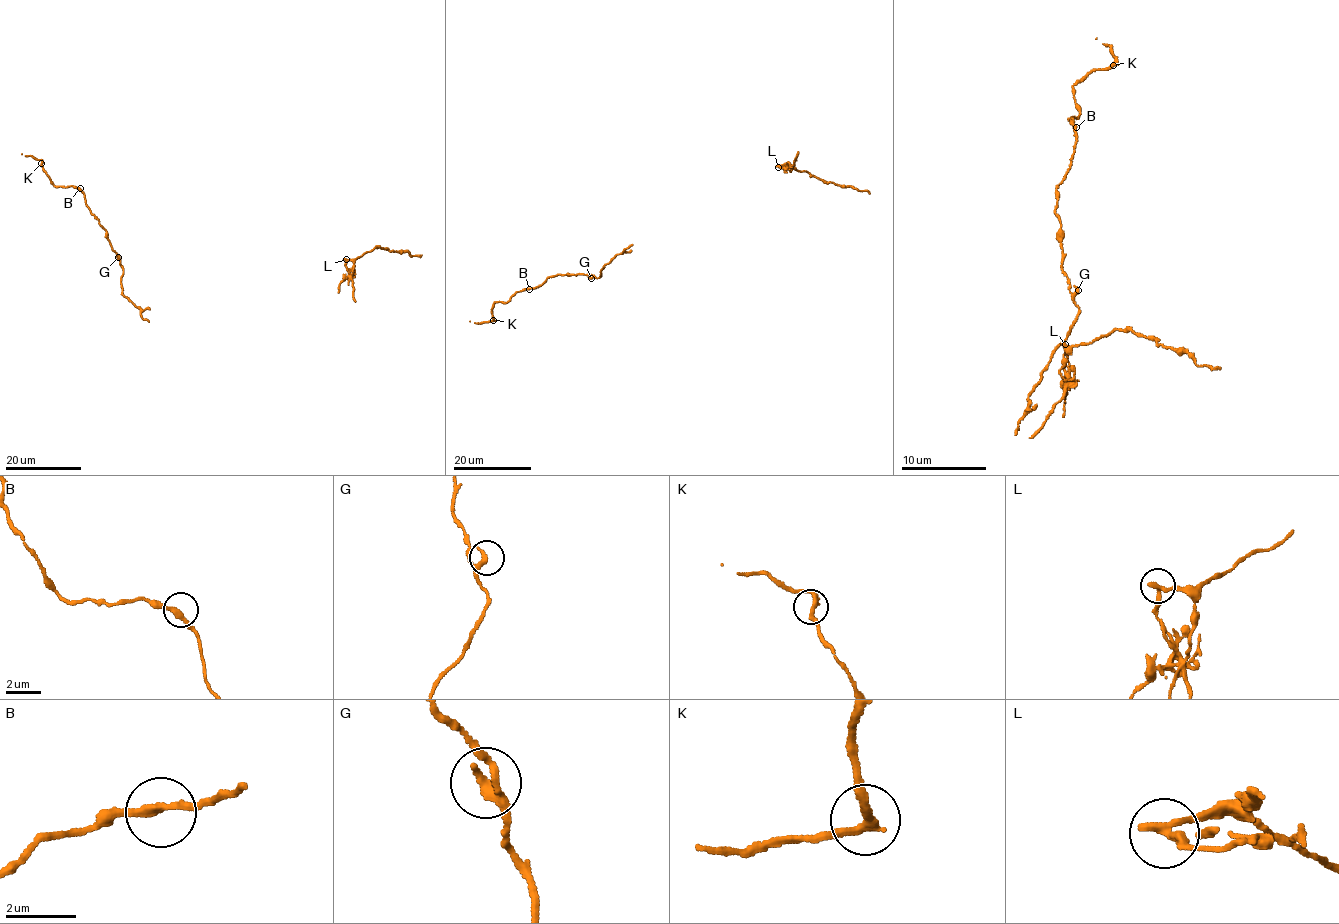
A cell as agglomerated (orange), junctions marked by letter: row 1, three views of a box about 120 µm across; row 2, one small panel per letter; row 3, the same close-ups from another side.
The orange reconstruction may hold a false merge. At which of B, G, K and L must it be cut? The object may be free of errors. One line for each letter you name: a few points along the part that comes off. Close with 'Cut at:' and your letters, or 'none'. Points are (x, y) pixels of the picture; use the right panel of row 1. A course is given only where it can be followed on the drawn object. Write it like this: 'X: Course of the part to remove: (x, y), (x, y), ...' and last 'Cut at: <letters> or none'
L: Course of the part to remove: (1066, 343), (1067, 389), (1047, 419), (1028, 437)
Cut at: L

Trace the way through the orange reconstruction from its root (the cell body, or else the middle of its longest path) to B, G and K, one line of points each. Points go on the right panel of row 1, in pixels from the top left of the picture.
B: (1033, 406), (1028, 408), (1029, 396), (1079, 308), (1062, 268), (1054, 192), (1074, 151), (1076, 127)
G: (1033, 406), (1028, 408), (1029, 396), (1055, 346), (1074, 323), (1079, 306), (1073, 297), (1078, 290)
K: (1033, 406), (1029, 396), (1079, 308), (1062, 268), (1054, 192), (1074, 151), (1072, 90), (1113, 65)

